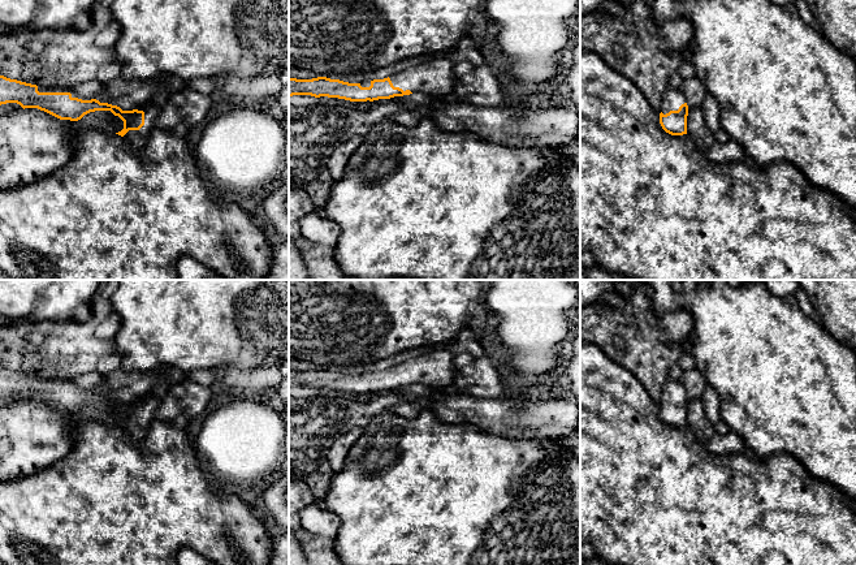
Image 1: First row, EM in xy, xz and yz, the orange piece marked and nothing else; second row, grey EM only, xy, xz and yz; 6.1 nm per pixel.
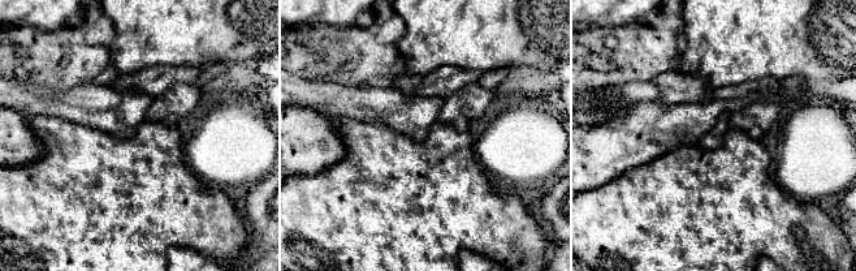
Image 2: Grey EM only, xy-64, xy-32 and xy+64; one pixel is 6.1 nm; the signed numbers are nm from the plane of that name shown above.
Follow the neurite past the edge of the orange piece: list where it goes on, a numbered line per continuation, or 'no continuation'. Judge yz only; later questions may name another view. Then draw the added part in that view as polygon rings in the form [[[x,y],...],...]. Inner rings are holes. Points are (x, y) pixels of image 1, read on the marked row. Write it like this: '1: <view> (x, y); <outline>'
1: yz (673, 98); [[[669,86],[662,98],[661,112],[666,115],[670,111],[678,111],[679,107],[684,103],[686,99],[682,91],[679,89]]]

